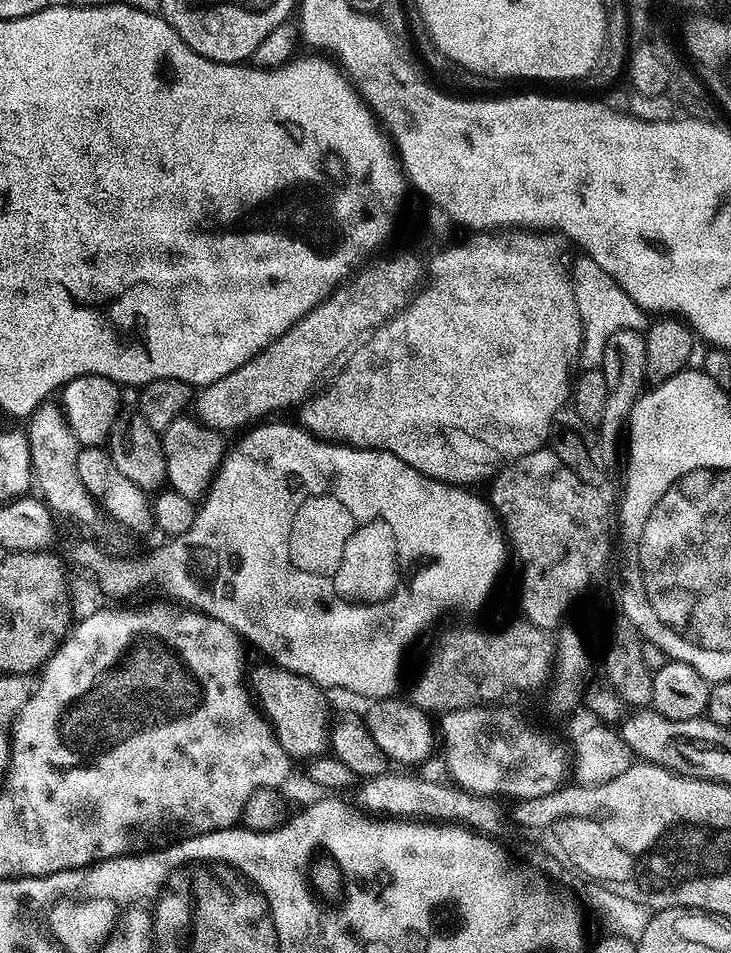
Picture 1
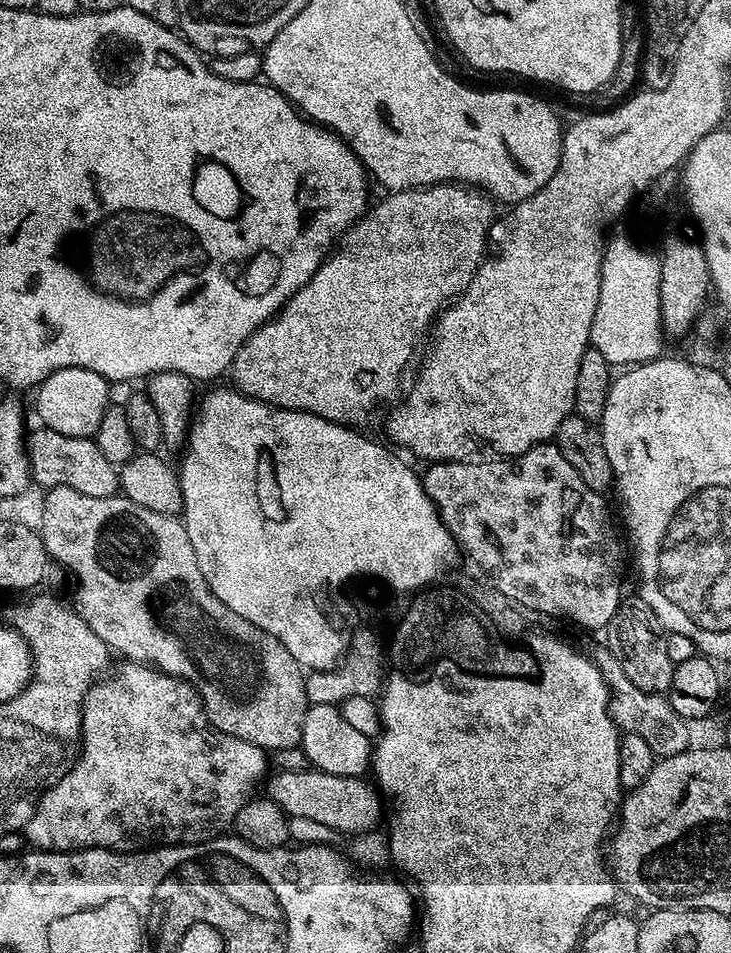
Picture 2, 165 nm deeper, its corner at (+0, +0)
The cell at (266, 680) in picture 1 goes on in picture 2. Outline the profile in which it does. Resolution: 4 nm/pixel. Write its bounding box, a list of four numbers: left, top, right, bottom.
[38,486,309,750]

